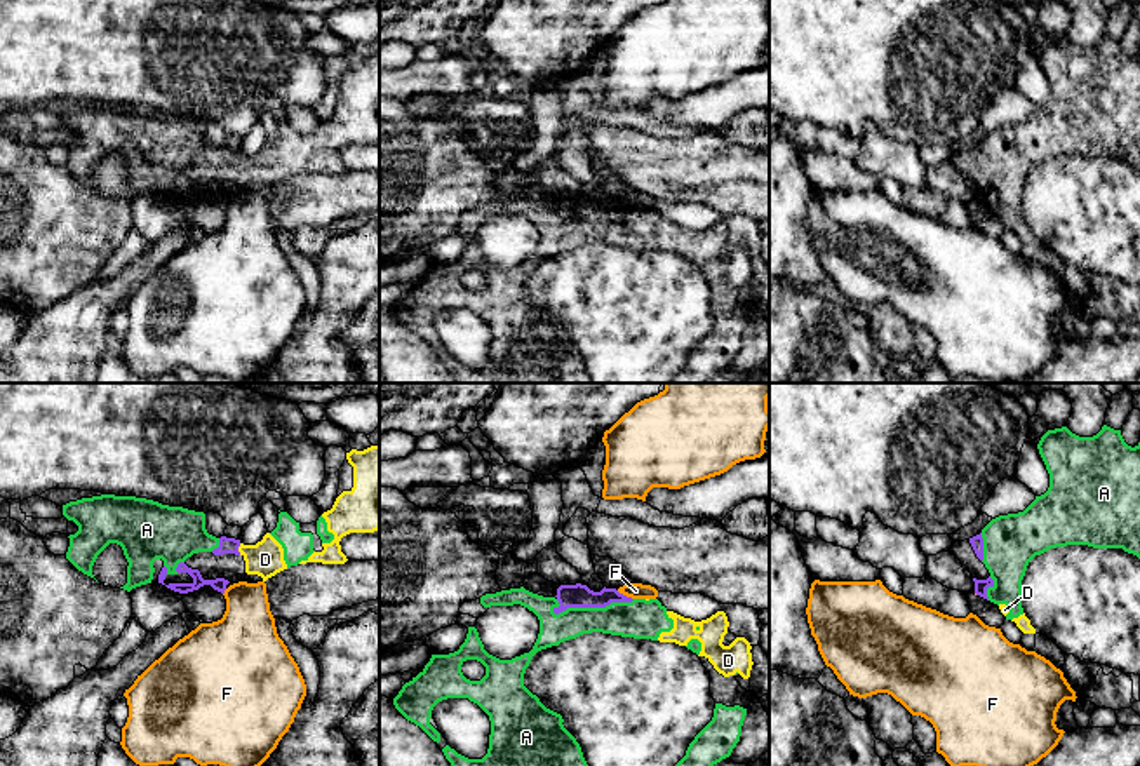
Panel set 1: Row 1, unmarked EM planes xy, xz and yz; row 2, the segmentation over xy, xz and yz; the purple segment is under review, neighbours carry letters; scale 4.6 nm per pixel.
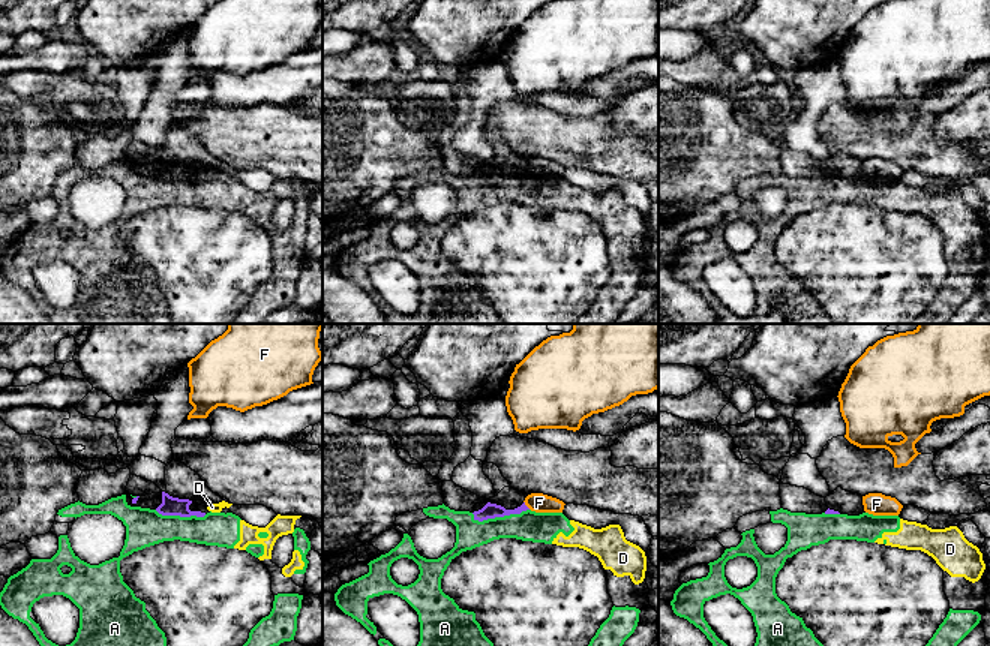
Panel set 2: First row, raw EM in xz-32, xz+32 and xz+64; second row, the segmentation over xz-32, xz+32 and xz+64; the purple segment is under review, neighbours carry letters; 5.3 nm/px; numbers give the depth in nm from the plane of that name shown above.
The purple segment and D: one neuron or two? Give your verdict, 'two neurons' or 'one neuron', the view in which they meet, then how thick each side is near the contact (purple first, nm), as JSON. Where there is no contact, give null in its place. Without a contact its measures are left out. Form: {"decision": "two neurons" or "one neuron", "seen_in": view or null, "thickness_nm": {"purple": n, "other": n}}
{"decision": "one neuron", "seen_in": "xy", "thickness_nm": {"purple": 80, "other": 160}}

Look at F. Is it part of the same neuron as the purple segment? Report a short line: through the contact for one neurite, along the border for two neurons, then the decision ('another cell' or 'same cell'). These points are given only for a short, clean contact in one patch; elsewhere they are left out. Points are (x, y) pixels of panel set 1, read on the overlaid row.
xz (616, 591), (632, 599) | another cell

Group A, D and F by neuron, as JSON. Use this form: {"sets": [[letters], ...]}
{"sets": [["A", "D"], ["F"]]}

